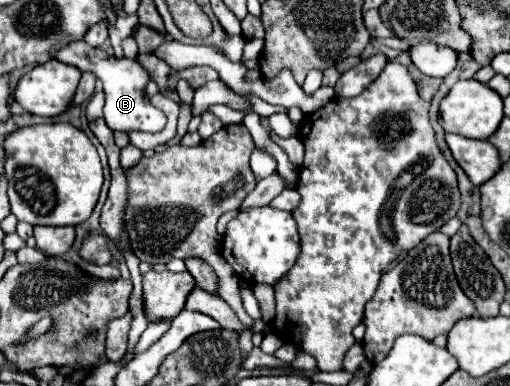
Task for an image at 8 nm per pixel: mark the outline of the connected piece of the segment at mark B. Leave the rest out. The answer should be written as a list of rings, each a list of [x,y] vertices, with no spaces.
[[[78,40],[74,44],[66,44],[62,52],[56,56],[64,64],[72,64],[82,72],[92,70],[100,80],[102,80],[103,91],[105,93],[105,105],[103,114],[108,128],[112,132],[132,132],[132,130],[142,130],[142,132],[160,132],[166,126],[166,116],[160,114],[158,108],[152,108],[144,86],[150,82],[150,74],[132,58],[116,58],[114,54],[106,54],[102,48],[90,48],[84,40]]]

